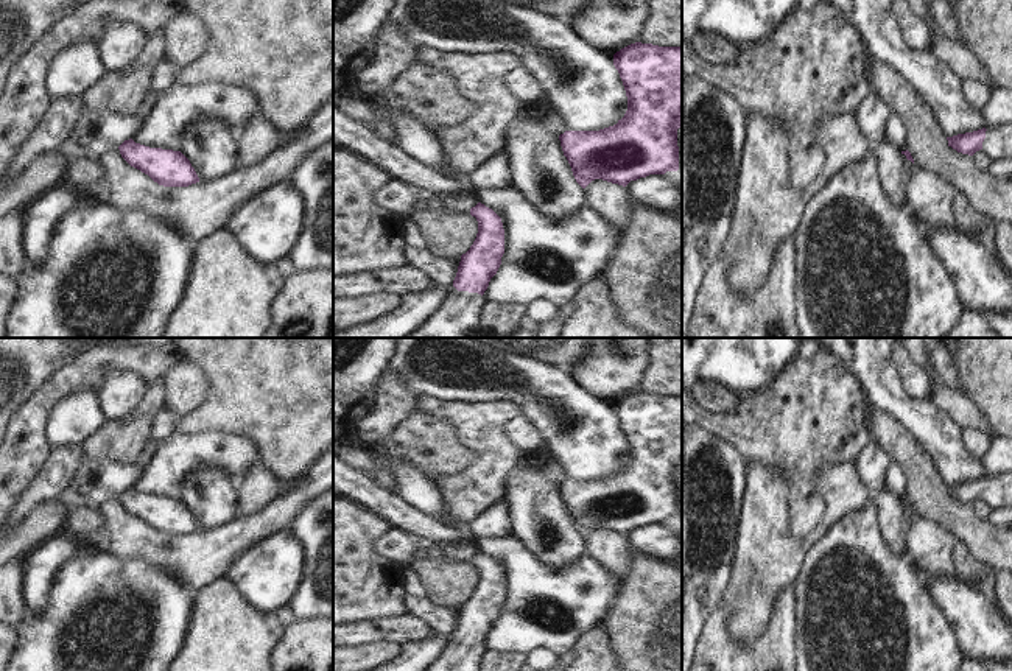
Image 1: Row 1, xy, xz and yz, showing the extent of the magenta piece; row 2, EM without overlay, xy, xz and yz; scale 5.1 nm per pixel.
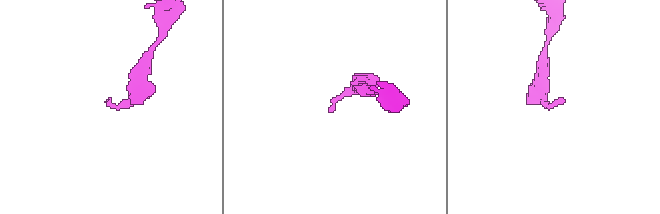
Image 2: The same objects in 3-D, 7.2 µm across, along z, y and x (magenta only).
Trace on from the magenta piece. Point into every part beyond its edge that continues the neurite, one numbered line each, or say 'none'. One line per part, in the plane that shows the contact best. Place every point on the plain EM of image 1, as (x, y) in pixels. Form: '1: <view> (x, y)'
1: xz (460, 654)

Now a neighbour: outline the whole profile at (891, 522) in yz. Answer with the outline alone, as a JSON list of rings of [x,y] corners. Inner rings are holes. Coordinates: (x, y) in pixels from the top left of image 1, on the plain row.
[[[881,489],[873,495],[873,501],[880,509],[880,531],[886,546],[898,557],[911,562],[905,543],[906,529],[903,528],[903,503],[900,497]]]

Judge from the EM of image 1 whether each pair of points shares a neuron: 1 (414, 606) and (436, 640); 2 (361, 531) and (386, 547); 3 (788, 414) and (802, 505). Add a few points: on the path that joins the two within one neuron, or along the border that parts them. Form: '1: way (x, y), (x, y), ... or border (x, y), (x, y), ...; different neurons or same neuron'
1: way (424, 611), (436, 623), (436, 631); same neuron
2: border (391, 526), (374, 542), (372, 548), (400, 567); different neurons
3: way (796, 436), (801, 483); same neuron

